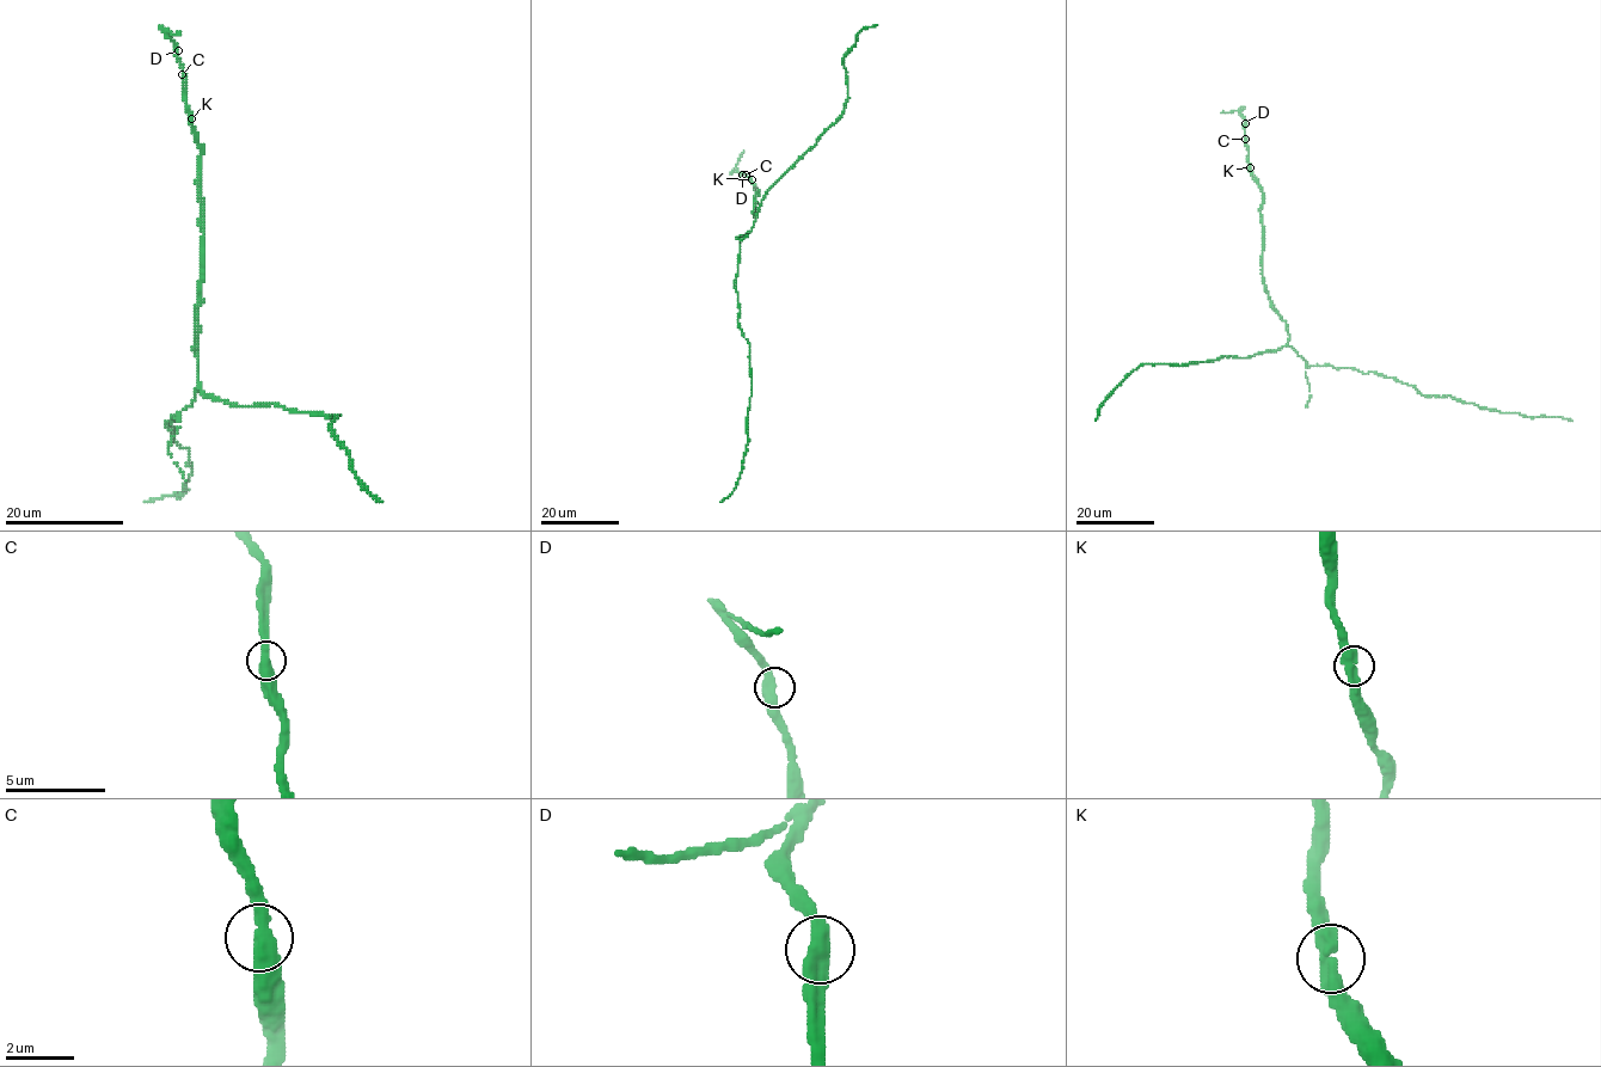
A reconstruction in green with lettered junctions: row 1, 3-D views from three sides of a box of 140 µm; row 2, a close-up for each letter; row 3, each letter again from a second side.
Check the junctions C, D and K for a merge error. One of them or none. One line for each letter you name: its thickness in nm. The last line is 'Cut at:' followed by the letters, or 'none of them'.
Cut at: none of them

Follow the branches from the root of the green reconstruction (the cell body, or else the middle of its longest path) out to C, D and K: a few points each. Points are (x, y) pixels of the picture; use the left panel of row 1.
C: (181, 411), (191, 404), (198, 390), (194, 344), (203, 238), (200, 146), (185, 100), (182, 74)
D: (181, 411), (191, 404), (198, 390), (194, 344), (203, 219), (200, 146), (185, 100), (178, 50)
K: (181, 411), (191, 404), (198, 390), (194, 344), (203, 219), (200, 146), (191, 118)

